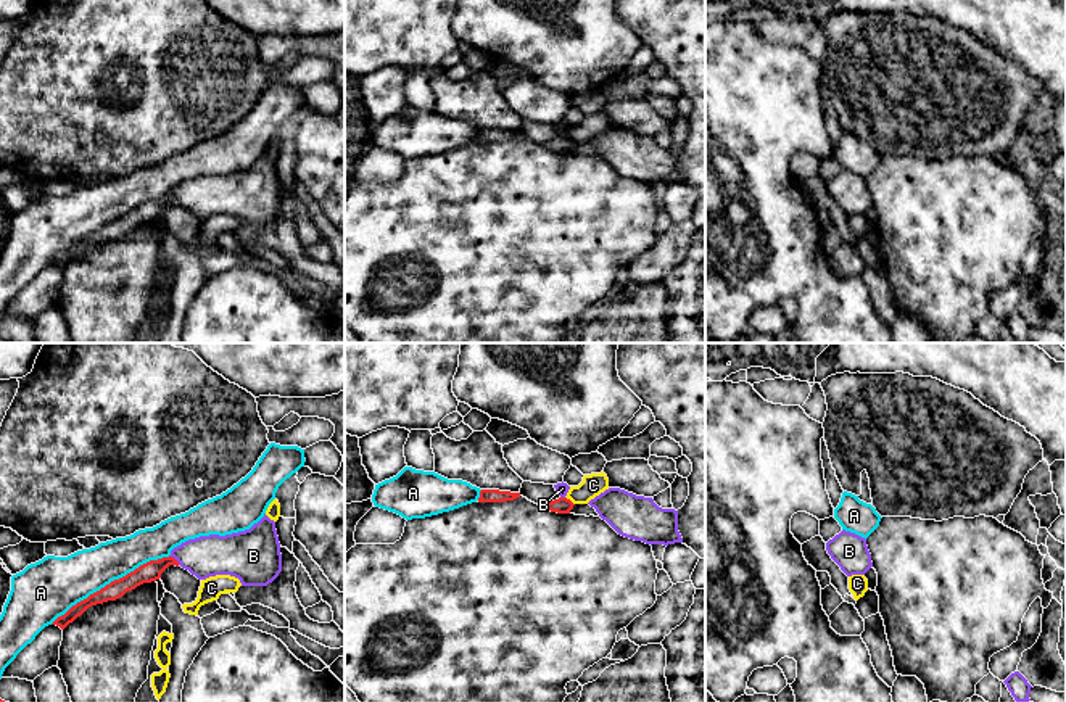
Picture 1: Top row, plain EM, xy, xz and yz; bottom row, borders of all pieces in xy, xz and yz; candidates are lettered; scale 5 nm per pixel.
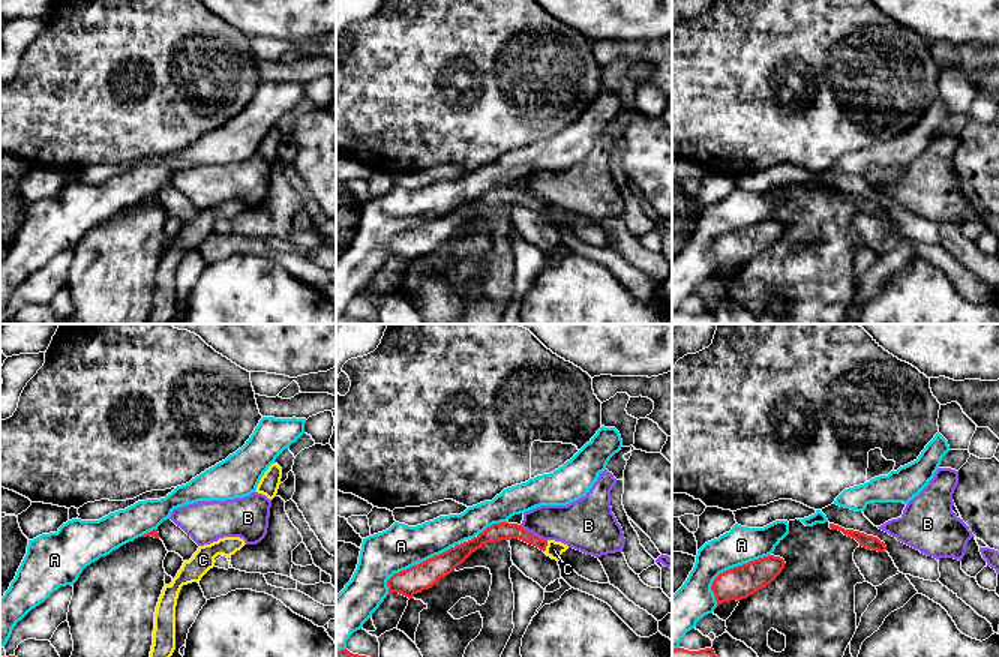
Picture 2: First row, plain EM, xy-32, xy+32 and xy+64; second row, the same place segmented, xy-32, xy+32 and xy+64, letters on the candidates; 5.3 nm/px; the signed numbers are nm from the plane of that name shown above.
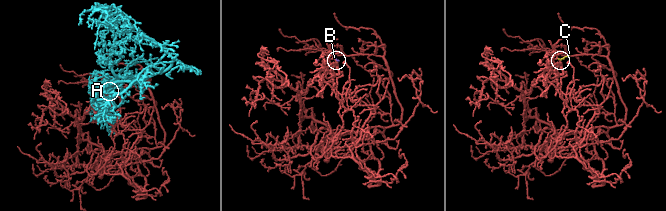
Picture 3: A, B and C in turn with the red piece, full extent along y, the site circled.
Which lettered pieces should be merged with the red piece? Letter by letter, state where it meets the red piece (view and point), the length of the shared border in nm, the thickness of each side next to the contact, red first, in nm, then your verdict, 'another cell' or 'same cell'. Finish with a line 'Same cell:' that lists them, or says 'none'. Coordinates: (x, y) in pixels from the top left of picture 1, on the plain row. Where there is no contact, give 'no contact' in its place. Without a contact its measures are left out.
A: meets red in xy at (111, 221); contact 700 nm long; 100 nm thick on the red side, 260 nm on the other; another cell
B: meets red in xy at (174, 198); contact 70 nm long; 100 nm thick on the red side, 200 nm on the other; another cell
C: meets red in xz at (570, 140); contact 60 nm long; 80 nm thick on the red side, 110 nm on the other; another cell
Same cell: none

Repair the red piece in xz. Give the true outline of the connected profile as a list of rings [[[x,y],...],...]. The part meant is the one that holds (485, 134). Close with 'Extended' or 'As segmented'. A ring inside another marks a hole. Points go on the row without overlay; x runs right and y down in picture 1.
[[[481,129],[478,142],[506,142],[520,137],[520,132],[499,130],[499,129]]]. As segmented

